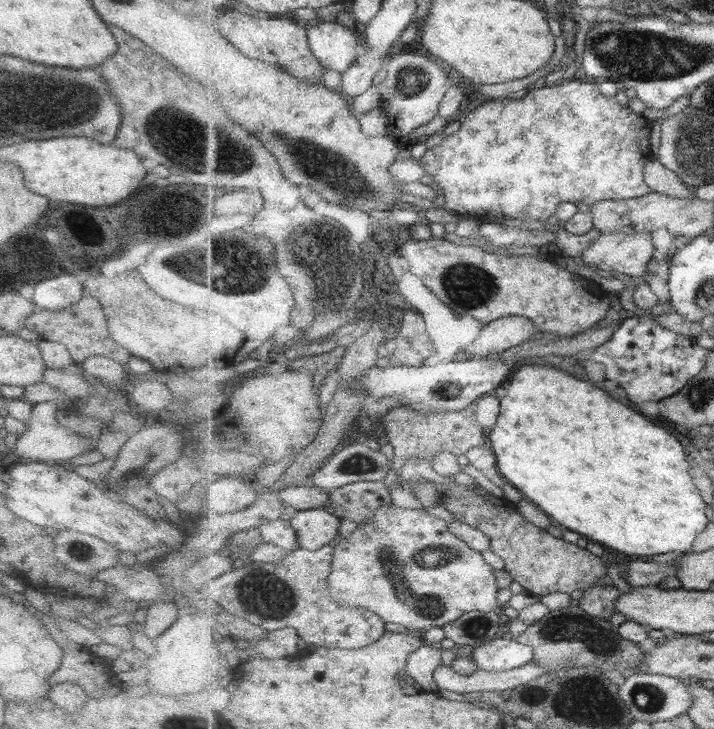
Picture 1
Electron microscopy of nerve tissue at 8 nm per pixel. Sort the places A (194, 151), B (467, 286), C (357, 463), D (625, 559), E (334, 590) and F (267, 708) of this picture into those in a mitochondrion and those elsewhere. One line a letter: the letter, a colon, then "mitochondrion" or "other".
A: mitochondrion
B: mitochondrion
C: mitochondrion
D: other
E: other
F: other

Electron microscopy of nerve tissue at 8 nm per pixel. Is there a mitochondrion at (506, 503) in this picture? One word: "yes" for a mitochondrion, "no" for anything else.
no

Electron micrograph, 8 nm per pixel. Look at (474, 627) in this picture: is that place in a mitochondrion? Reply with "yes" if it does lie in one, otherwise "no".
yes

